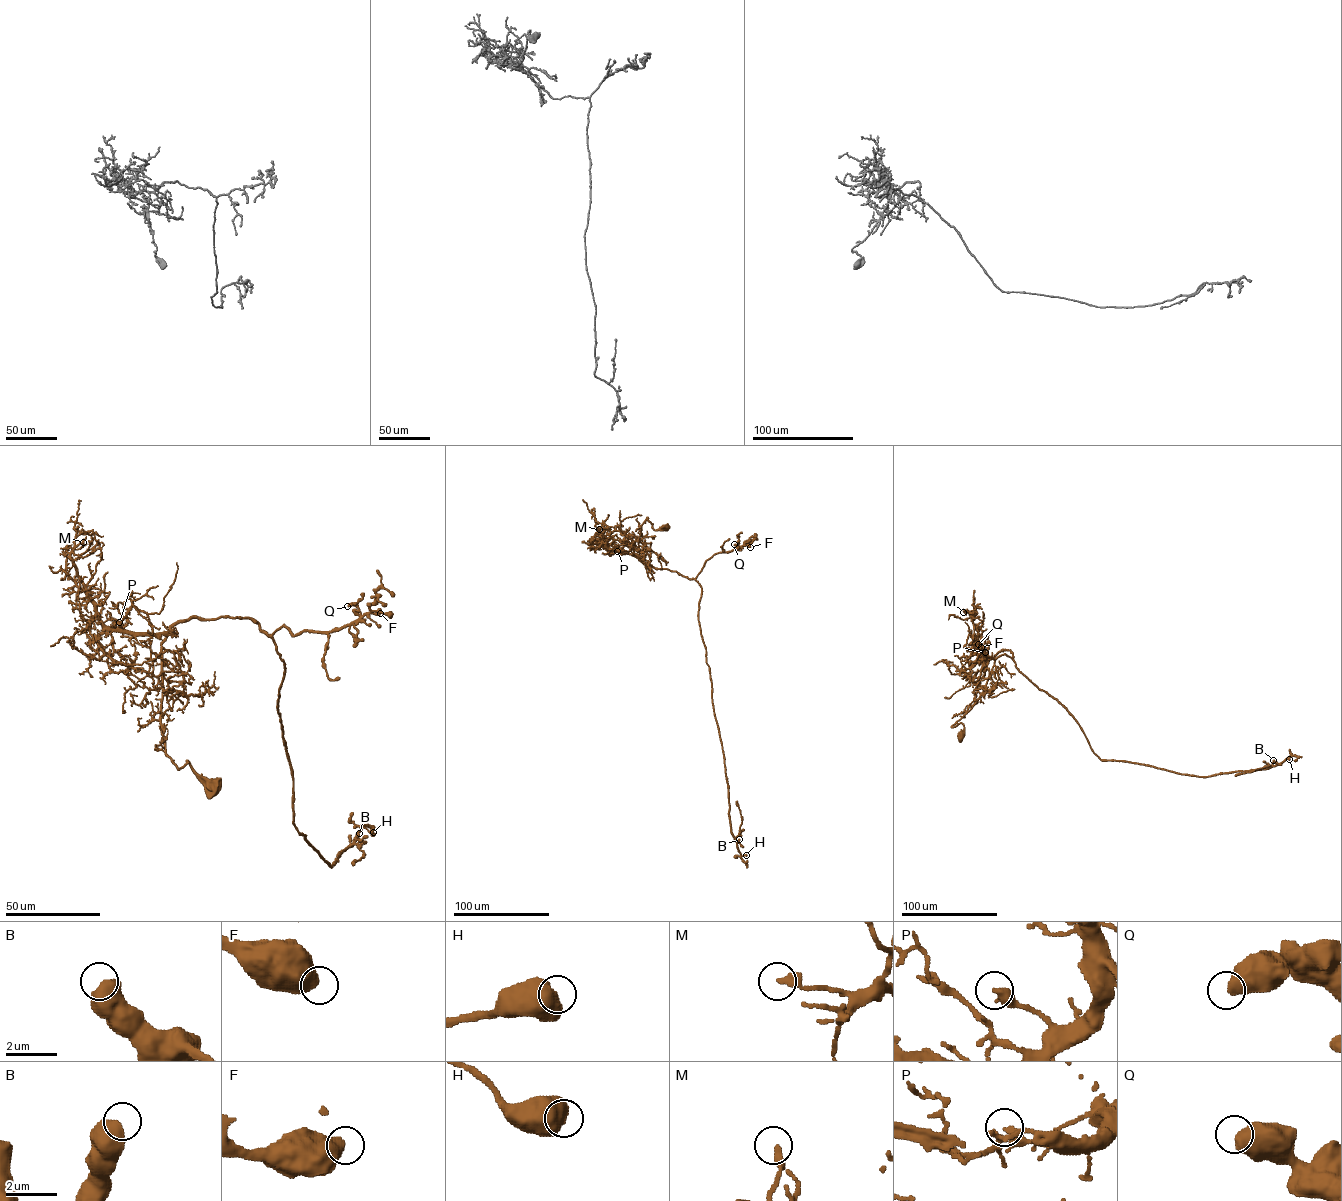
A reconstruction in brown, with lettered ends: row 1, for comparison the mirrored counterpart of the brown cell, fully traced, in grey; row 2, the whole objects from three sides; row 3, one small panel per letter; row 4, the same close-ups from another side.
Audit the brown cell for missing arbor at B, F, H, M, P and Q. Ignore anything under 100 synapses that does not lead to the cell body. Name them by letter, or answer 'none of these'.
none of these

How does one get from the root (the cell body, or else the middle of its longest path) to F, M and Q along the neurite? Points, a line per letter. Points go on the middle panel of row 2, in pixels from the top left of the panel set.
F: (666, 526), (654, 530), (647, 518), (639, 560), (688, 578), (694, 579), (713, 555), (750, 547)
M: (666, 526), (654, 530), (647, 518), (638, 541), (641, 561), (598, 544), (593, 537), (599, 529)
Q: (666, 526), (654, 530), (647, 518), (639, 560), (688, 578), (694, 579), (713, 555), (740, 547), (734, 544)

